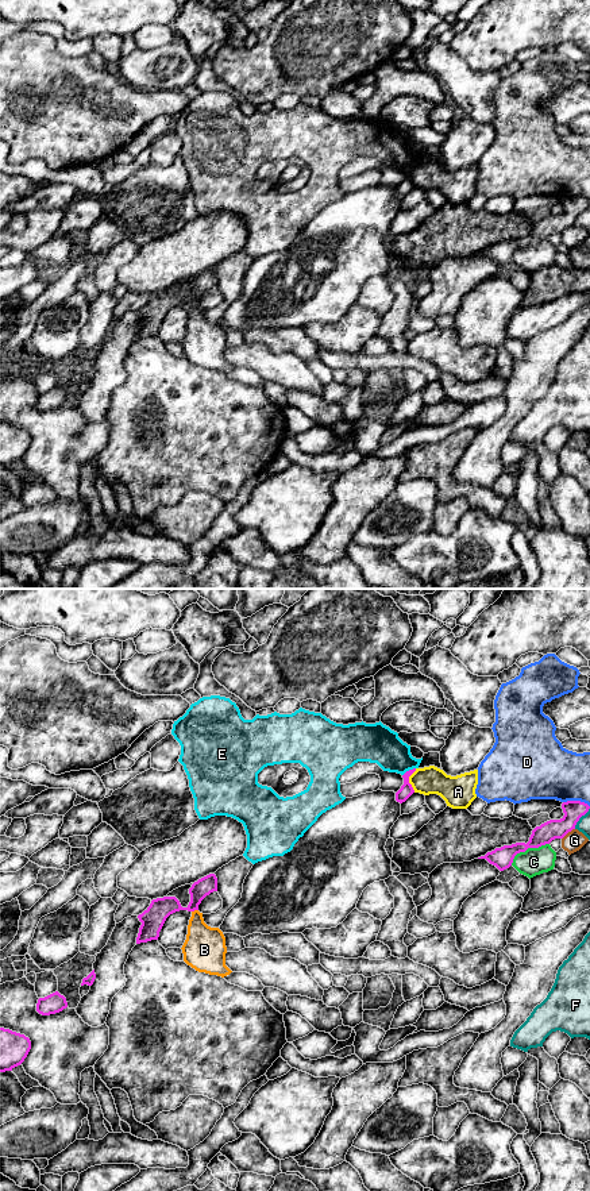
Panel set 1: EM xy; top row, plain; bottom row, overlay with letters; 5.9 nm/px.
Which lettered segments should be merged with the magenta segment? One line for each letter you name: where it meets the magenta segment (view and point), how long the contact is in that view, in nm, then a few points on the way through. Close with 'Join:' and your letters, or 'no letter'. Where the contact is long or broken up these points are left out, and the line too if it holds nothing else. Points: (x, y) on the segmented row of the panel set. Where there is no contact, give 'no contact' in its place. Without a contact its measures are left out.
Join: no letter

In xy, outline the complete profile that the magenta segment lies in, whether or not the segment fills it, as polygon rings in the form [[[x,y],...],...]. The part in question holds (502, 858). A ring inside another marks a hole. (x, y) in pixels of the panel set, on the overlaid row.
[[[567,801],[562,803],[564,816],[560,820],[549,820],[532,830],[529,841],[504,845],[487,852],[478,859],[486,859],[500,871],[509,868],[517,853],[525,852],[528,848],[539,848],[549,844],[555,839],[563,839],[568,832],[575,829],[576,822],[585,816],[590,806],[581,801]]]

